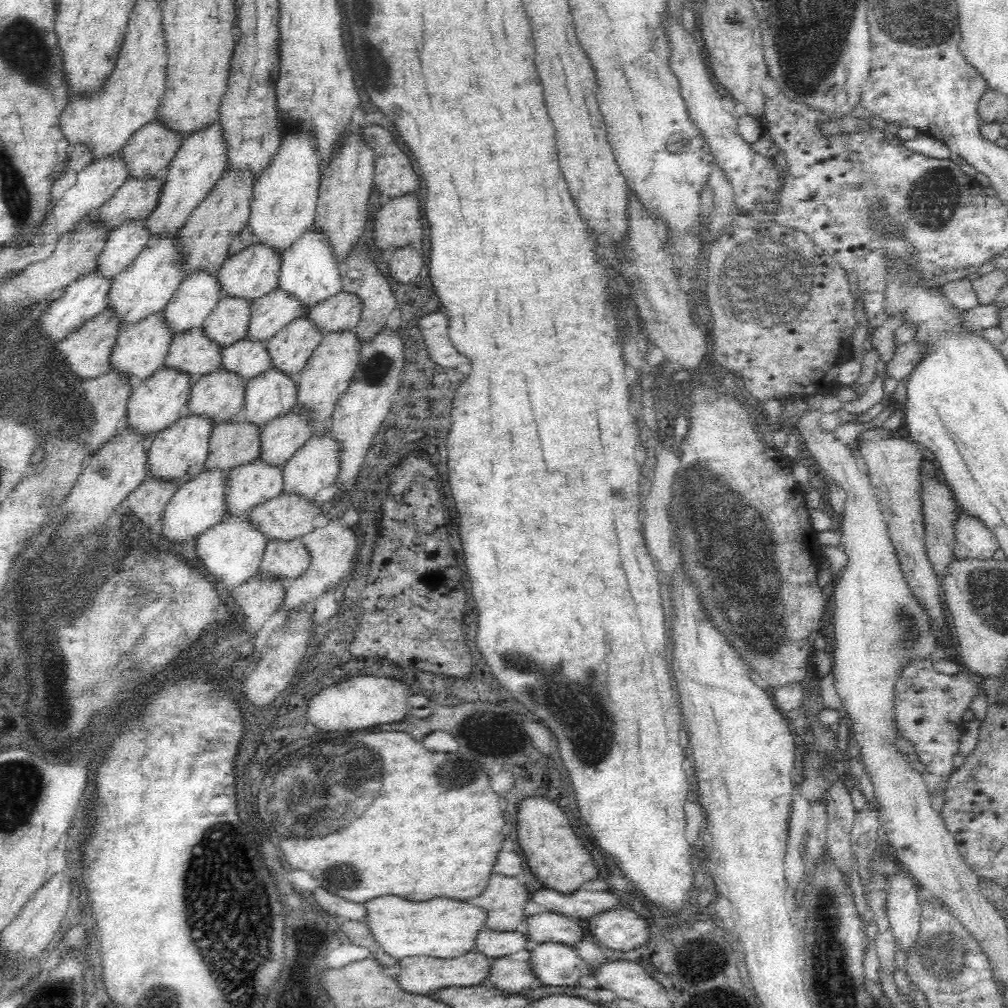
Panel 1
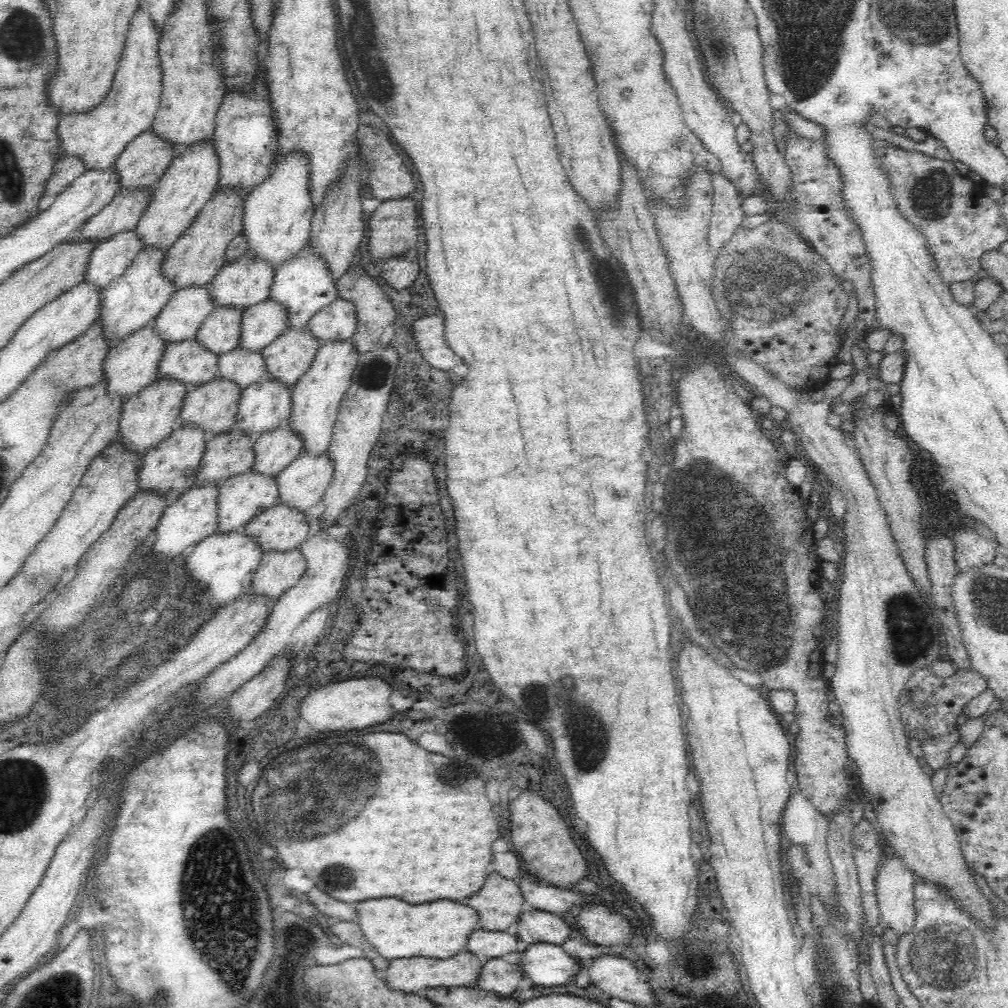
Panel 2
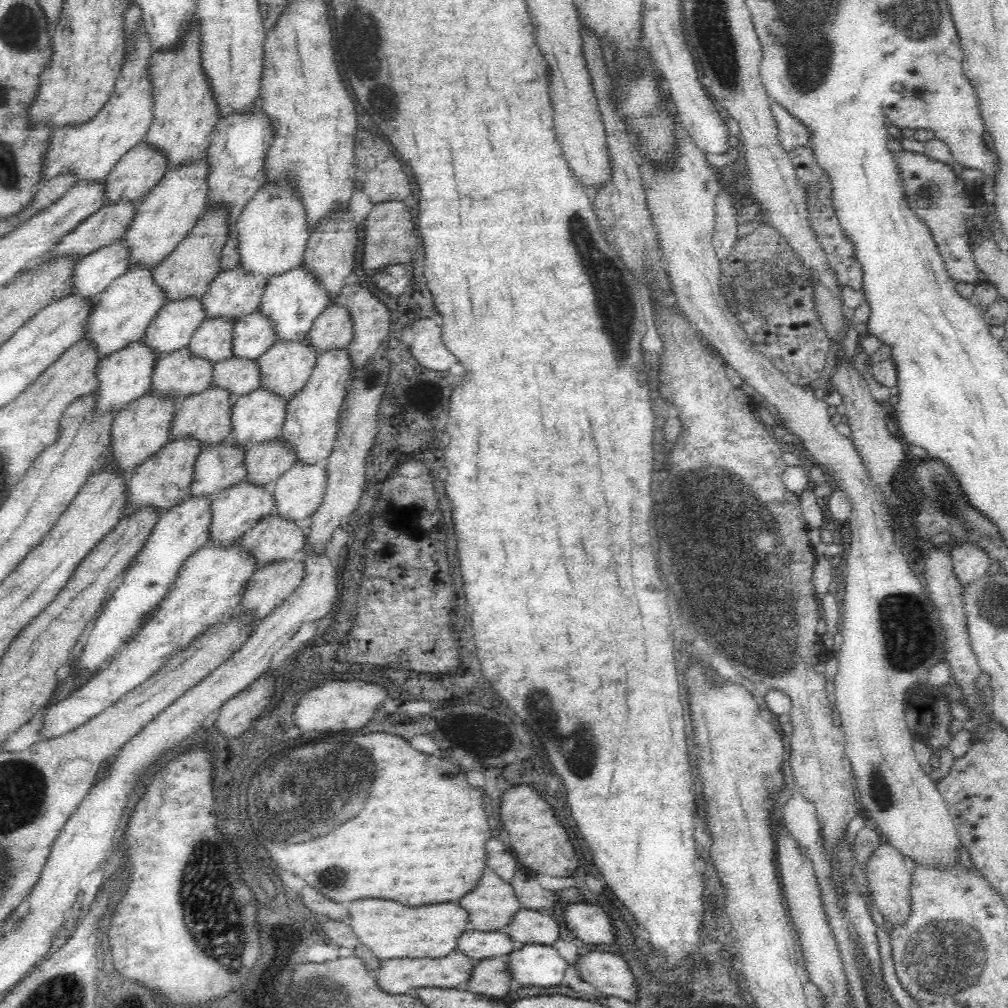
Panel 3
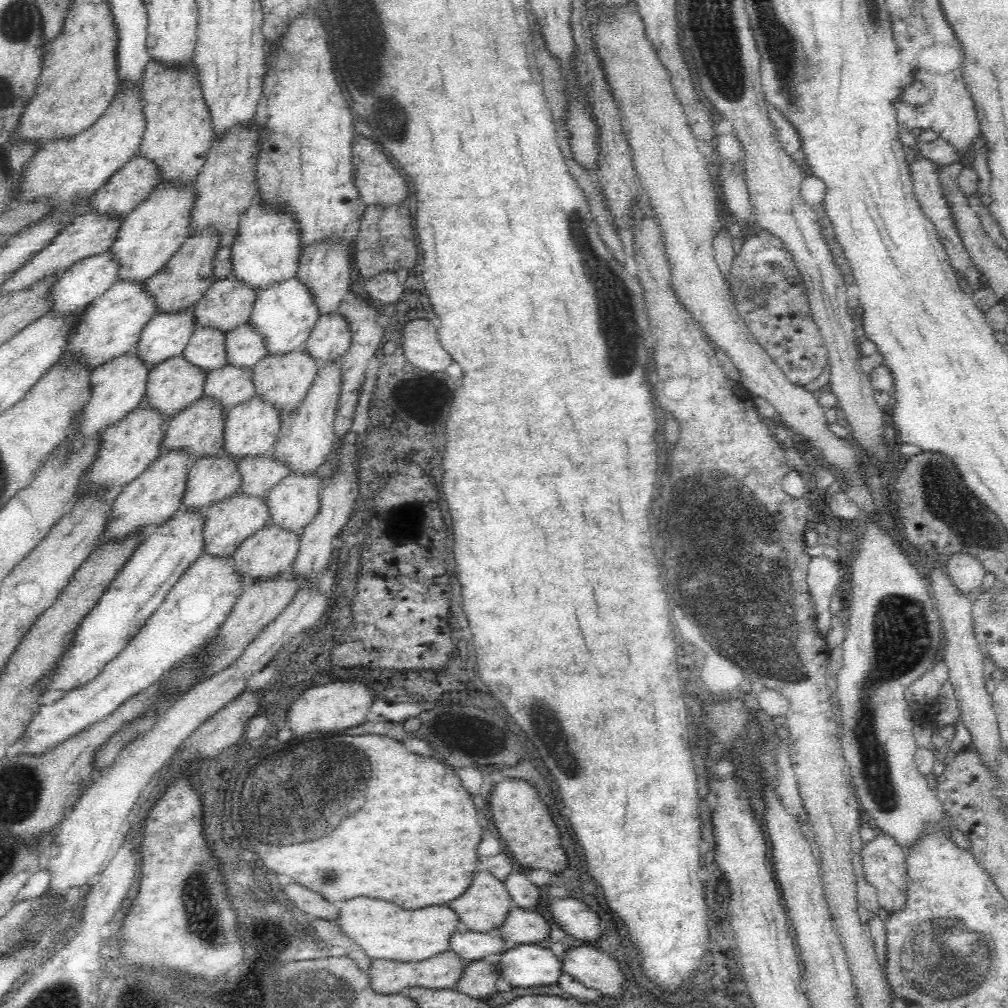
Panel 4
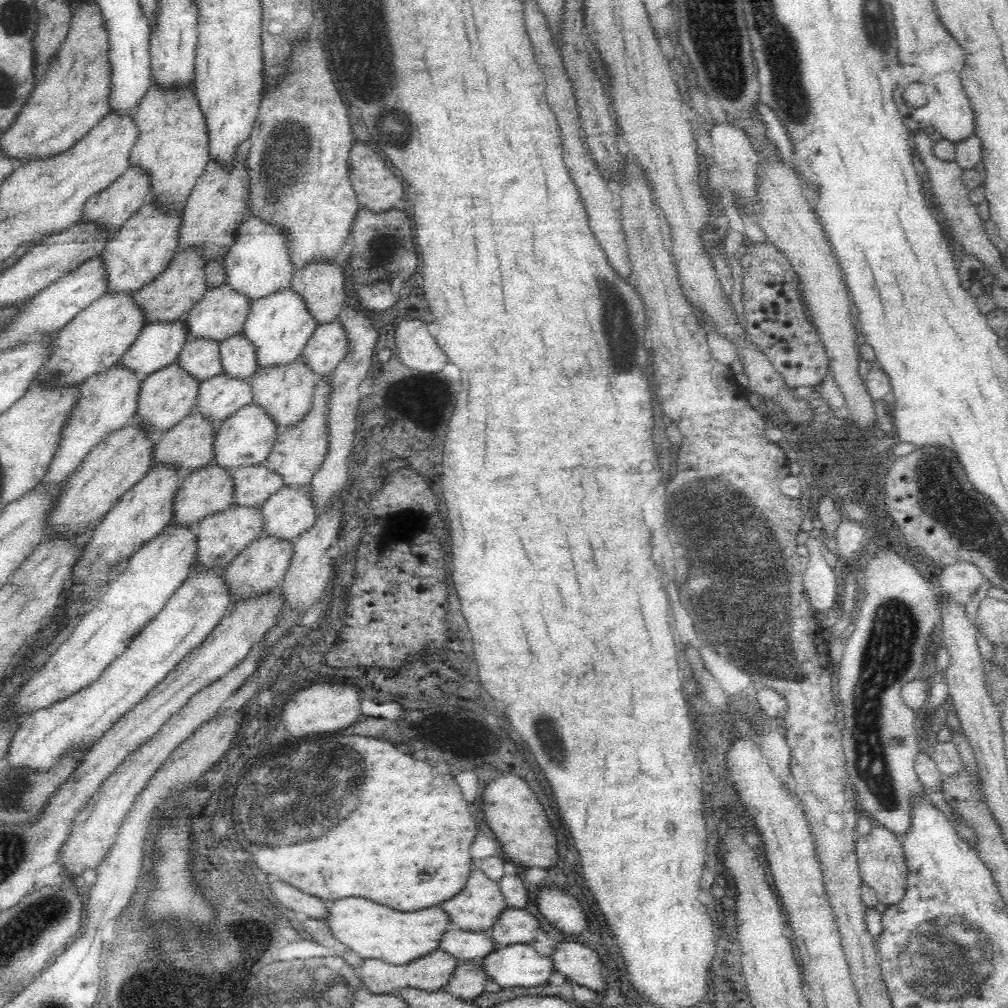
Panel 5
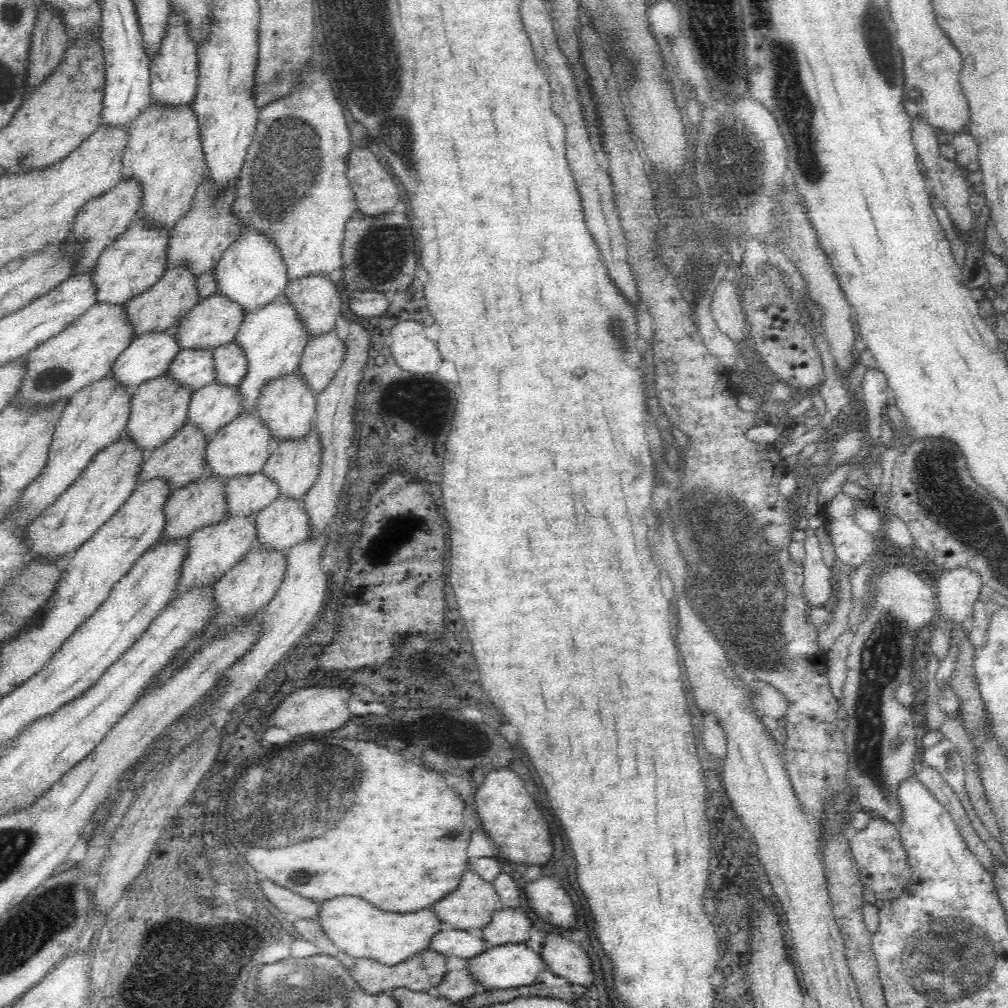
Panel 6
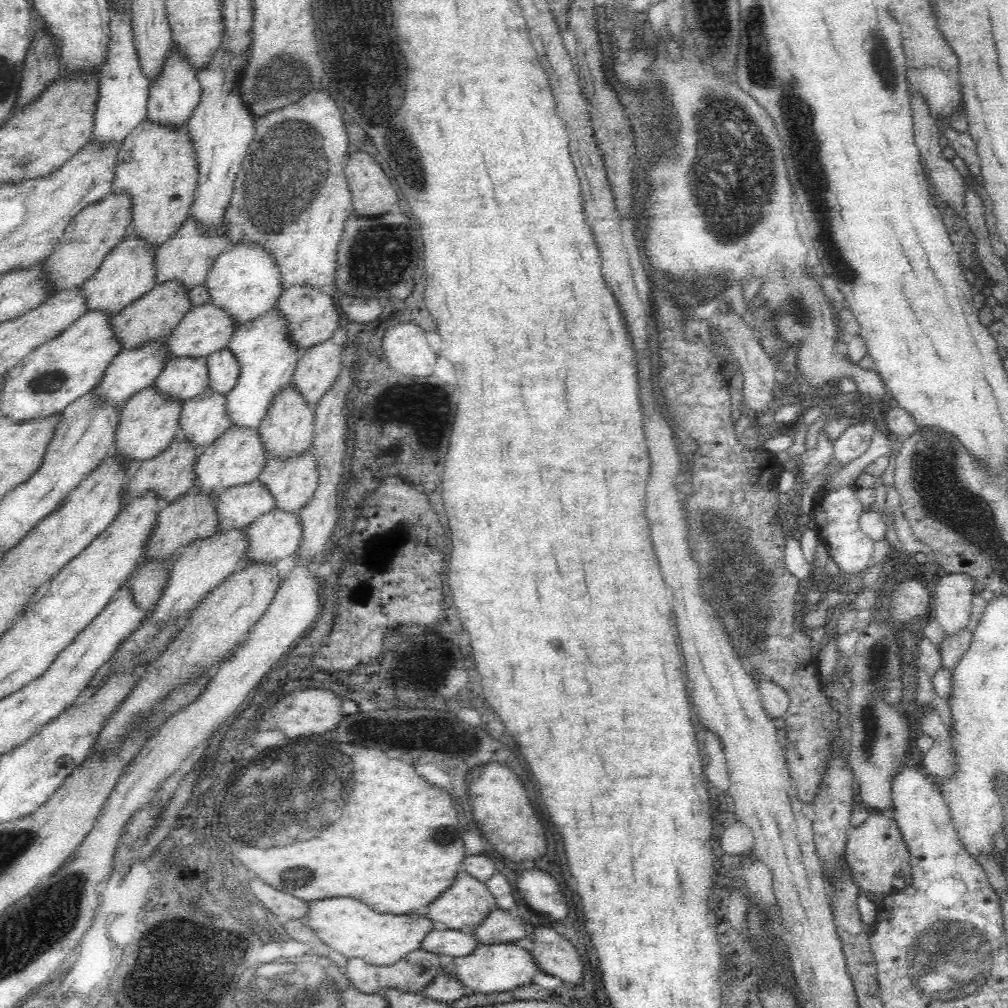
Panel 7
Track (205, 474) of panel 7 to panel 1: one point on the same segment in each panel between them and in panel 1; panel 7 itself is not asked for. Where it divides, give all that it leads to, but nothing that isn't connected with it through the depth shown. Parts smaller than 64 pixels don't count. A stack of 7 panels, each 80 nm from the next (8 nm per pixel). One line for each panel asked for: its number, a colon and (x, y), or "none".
1: (271, 395)
2: (262, 407)
3: (257, 418)
4: (251, 428)
5: (246, 438)
6: (241, 447)

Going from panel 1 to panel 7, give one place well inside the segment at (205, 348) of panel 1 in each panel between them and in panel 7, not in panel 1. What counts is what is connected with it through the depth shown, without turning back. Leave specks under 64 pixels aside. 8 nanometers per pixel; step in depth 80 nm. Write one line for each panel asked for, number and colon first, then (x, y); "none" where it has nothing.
2: (187, 362)
3: (176, 375)
4: (175, 384)
5: (166, 397)
6: (158, 410)
7: (148, 422)

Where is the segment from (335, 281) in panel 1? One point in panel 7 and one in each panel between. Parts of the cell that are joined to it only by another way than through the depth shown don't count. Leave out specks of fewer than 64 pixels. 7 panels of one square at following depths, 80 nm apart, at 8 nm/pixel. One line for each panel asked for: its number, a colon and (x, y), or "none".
2: (303, 285)
3: (292, 301)
4: (285, 314)
5: (279, 326)
6: (272, 338)
7: (267, 360)

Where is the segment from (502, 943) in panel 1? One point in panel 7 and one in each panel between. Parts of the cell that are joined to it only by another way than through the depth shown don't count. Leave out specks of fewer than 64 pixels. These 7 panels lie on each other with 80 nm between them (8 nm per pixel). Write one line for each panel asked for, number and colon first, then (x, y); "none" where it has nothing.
2: (485, 944)
3: (475, 944)
4: (470, 946)
5: (464, 945)
6: (450, 942)
7: (440, 940)

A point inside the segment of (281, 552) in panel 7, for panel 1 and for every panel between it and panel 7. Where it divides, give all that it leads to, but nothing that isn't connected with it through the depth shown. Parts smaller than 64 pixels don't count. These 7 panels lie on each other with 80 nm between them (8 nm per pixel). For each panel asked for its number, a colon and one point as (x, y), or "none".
1: (314, 466)
2: (301, 485)
3: (298, 493)
4: (293, 503)
5: (289, 513)
6: (282, 525)

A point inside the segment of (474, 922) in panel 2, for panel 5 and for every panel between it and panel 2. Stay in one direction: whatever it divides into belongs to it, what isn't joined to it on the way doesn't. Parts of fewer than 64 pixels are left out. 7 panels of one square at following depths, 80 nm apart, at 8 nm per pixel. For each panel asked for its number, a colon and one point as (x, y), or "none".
3: (390, 930)
4: (382, 930)
5: (372, 931)

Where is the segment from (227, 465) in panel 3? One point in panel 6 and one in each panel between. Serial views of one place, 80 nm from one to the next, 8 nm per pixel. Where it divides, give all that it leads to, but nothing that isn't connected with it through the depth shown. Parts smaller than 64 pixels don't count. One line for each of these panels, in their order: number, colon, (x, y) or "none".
4: (212, 479)
5: (207, 491)
6: (202, 503)

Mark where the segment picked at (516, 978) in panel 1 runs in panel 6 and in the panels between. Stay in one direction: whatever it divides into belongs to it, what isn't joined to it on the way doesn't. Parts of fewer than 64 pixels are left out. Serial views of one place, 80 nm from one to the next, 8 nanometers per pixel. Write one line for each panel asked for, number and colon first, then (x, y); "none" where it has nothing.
2: (497, 976)
3: (490, 977)
4: (478, 980)
5: (468, 979)
6: (456, 985)

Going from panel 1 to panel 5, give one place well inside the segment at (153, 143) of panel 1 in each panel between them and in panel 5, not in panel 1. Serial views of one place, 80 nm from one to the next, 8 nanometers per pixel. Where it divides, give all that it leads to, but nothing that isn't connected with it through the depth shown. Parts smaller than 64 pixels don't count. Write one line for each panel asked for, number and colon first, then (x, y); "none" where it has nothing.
2: (142, 163)
3: (138, 171)
4: (134, 182)
5: (109, 209)

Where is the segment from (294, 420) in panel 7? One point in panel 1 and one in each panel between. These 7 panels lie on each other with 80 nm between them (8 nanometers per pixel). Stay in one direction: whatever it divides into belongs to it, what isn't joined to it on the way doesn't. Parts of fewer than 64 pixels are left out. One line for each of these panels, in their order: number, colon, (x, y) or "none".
1: (290, 349)
2: (287, 358)
3: (285, 367)
4: (284, 381)
5: (285, 393)
6: (286, 405)

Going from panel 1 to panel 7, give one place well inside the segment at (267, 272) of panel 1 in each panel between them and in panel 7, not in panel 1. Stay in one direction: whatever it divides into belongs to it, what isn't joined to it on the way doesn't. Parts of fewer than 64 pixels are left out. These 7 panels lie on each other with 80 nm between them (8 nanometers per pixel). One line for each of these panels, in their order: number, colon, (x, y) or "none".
2: (245, 282)
3: (233, 294)
4: (227, 304)
5: (221, 313)
6: (214, 321)
7: (205, 329)

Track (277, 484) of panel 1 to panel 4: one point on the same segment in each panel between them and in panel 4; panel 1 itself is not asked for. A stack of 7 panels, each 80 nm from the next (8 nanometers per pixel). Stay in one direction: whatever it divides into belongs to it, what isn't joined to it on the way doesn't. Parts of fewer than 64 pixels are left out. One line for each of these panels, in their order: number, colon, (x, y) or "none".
2: (240, 498)
3: (234, 511)
4: (228, 523)

